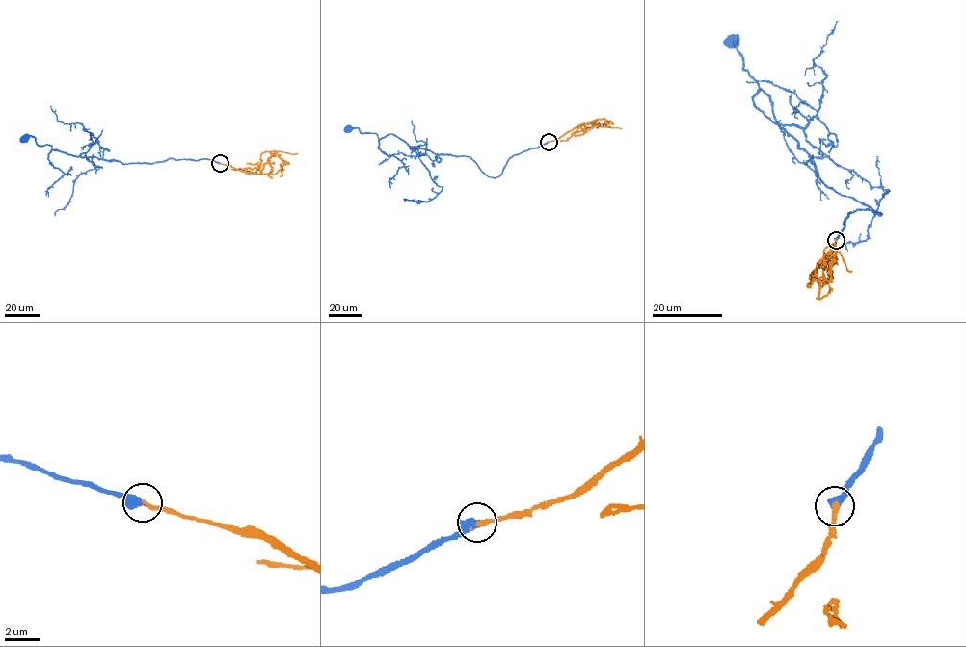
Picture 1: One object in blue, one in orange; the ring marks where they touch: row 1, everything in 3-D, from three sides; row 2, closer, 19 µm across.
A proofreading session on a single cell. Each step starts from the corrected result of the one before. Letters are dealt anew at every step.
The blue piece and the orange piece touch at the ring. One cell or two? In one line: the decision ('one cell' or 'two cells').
one cell

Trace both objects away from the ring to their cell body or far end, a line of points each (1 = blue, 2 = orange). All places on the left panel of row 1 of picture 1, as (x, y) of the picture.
1: (220, 163), (172, 158), (149, 164), (122, 164), (76, 157), (50, 145), (40, 146), (34, 137), (26, 139)
2: (220, 163), (260, 174), (255, 168), (259, 167), (262, 152), (297, 152)

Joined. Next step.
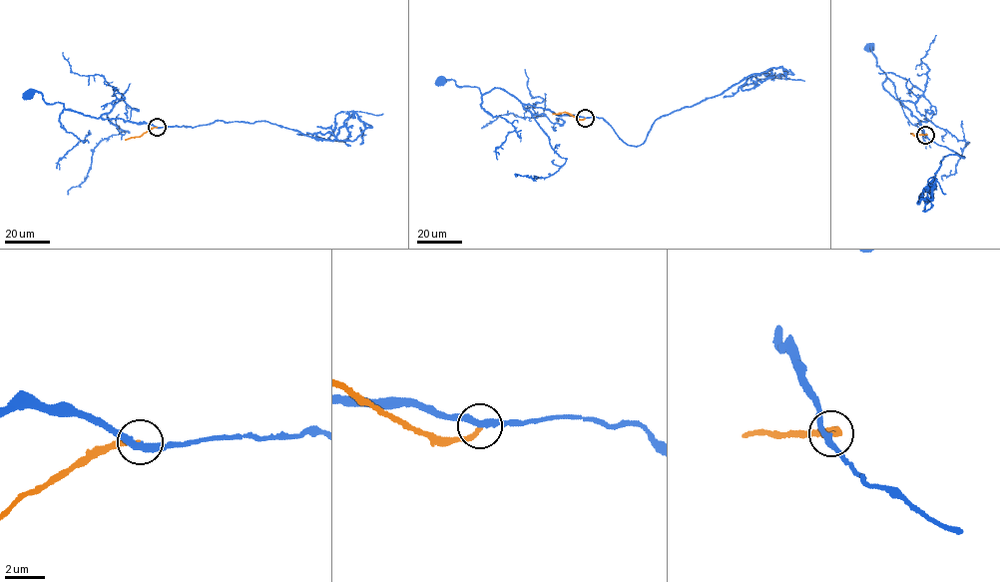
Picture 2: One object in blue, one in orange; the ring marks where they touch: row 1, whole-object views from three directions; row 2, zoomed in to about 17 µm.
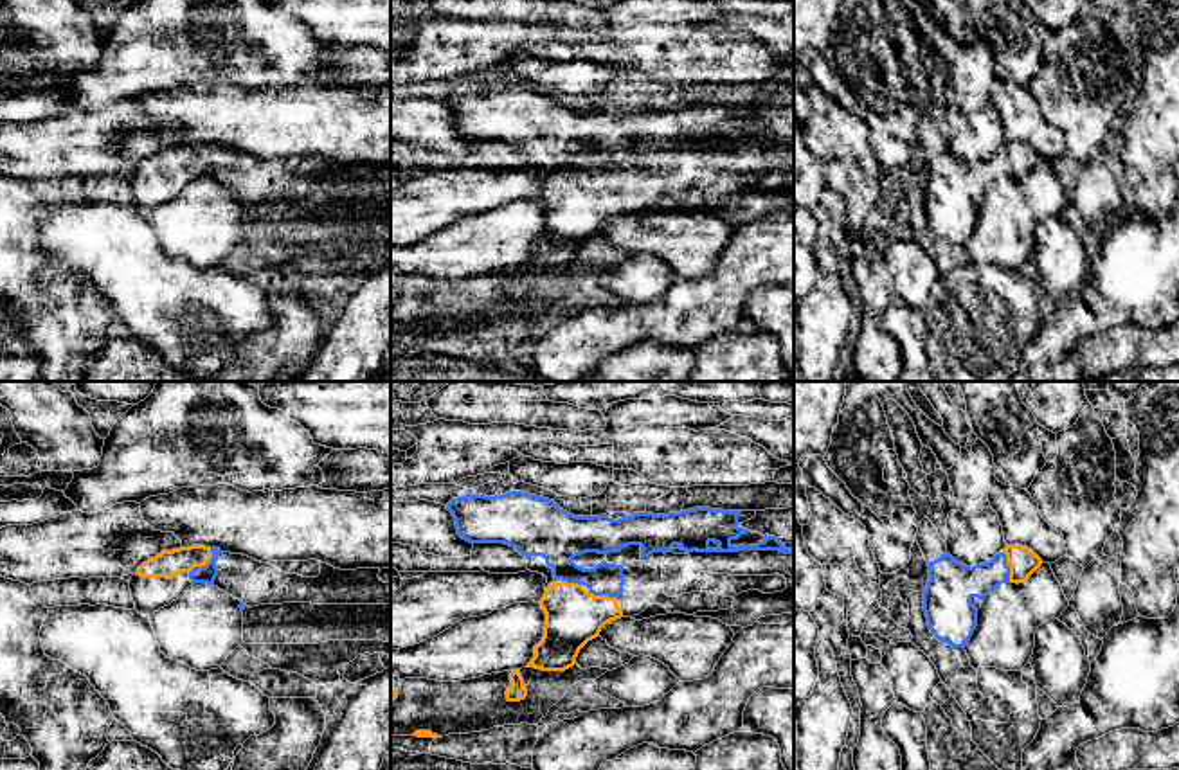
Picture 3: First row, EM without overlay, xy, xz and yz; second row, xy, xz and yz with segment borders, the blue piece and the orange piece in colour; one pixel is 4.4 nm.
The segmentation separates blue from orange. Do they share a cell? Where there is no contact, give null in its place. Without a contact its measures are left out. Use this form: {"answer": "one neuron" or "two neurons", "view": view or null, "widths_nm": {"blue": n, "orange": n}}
{"answer": "one neuron", "view": "xy", "widths_nm": {"blue": 80, "orange": 130}}

